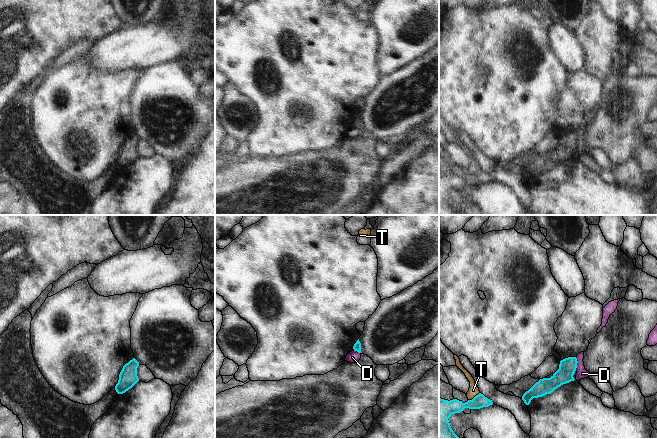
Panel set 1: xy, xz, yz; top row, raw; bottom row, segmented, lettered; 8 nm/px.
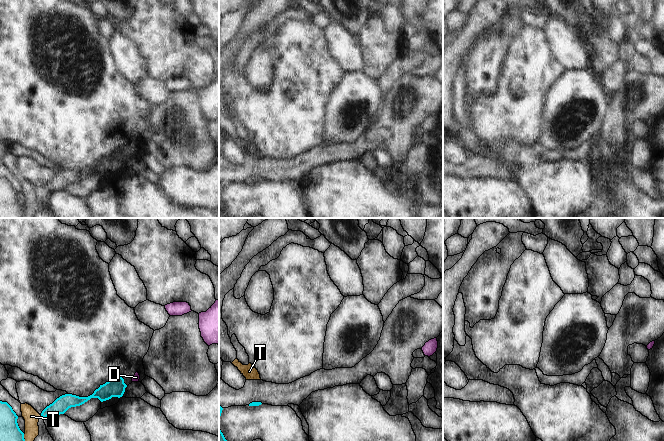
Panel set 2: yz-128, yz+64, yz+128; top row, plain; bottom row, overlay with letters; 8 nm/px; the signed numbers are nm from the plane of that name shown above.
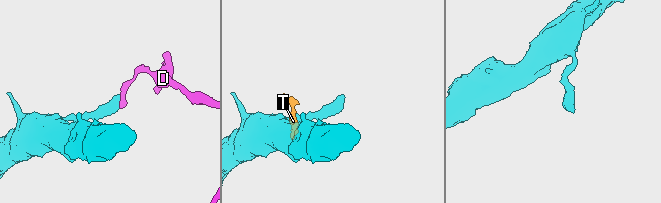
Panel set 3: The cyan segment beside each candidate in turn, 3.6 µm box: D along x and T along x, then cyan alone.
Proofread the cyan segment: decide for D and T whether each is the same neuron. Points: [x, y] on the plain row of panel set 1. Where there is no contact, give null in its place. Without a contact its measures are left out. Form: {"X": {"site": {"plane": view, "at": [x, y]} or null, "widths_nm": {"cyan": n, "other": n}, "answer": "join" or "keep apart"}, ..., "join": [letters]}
{"D": {"site": {"plane": "yz", "at": [577, 138]}, "widths_nm": {"cyan": 140, "other": 90}, "answer": "keep apart"}, "T": {"site": {"plane": "yz", "at": [474, 173]}, "widths_nm": {"cyan": 140, "other": 80}, "answer": "keep apart"}, "join": []}

